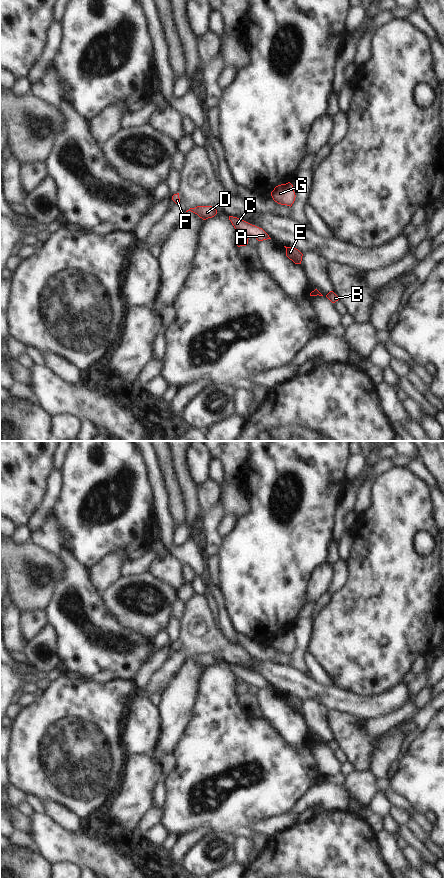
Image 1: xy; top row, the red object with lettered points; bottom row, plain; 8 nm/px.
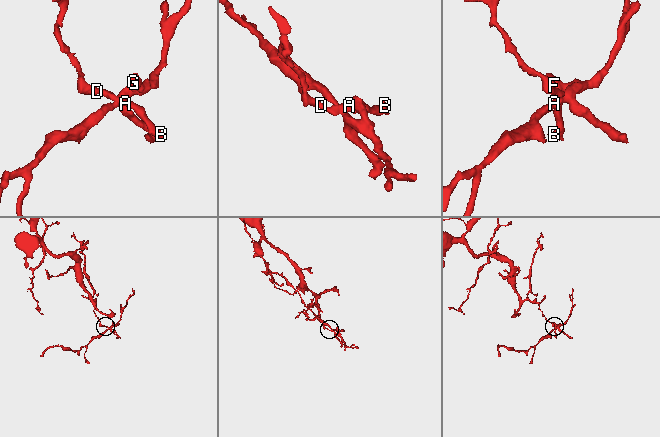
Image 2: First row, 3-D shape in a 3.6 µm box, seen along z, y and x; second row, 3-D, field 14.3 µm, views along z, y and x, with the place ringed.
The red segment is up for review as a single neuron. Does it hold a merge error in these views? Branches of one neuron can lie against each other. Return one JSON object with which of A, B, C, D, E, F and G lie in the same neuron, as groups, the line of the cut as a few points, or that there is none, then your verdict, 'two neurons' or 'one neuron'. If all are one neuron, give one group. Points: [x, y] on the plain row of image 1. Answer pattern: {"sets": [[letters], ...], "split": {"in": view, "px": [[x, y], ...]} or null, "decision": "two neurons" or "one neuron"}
{"sets": [["A", "B", "C", "D", "E", "F"], ["G"]], "split": {"in": "xy", "px": [[243, 681], [249, 684]]}, "decision": "two neurons"}

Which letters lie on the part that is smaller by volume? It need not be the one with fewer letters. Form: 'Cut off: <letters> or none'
Cut off: G

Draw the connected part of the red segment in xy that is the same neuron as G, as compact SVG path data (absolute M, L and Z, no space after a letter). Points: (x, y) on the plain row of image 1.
M290 630L276 634L271 640L271 644L278 652L290 655L294 651L296 645L293 633Z

